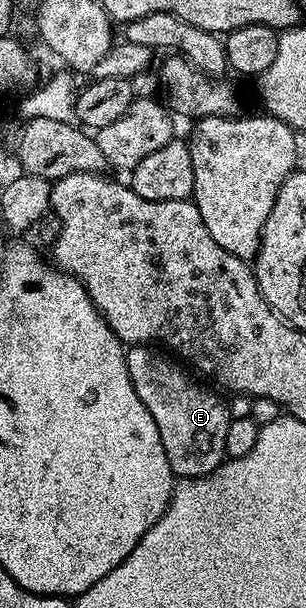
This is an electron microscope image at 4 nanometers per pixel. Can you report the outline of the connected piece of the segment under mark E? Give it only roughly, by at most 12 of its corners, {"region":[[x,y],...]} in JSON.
{"region":[[146,343],[126,349],[175,478],[226,457],[222,402]]}

